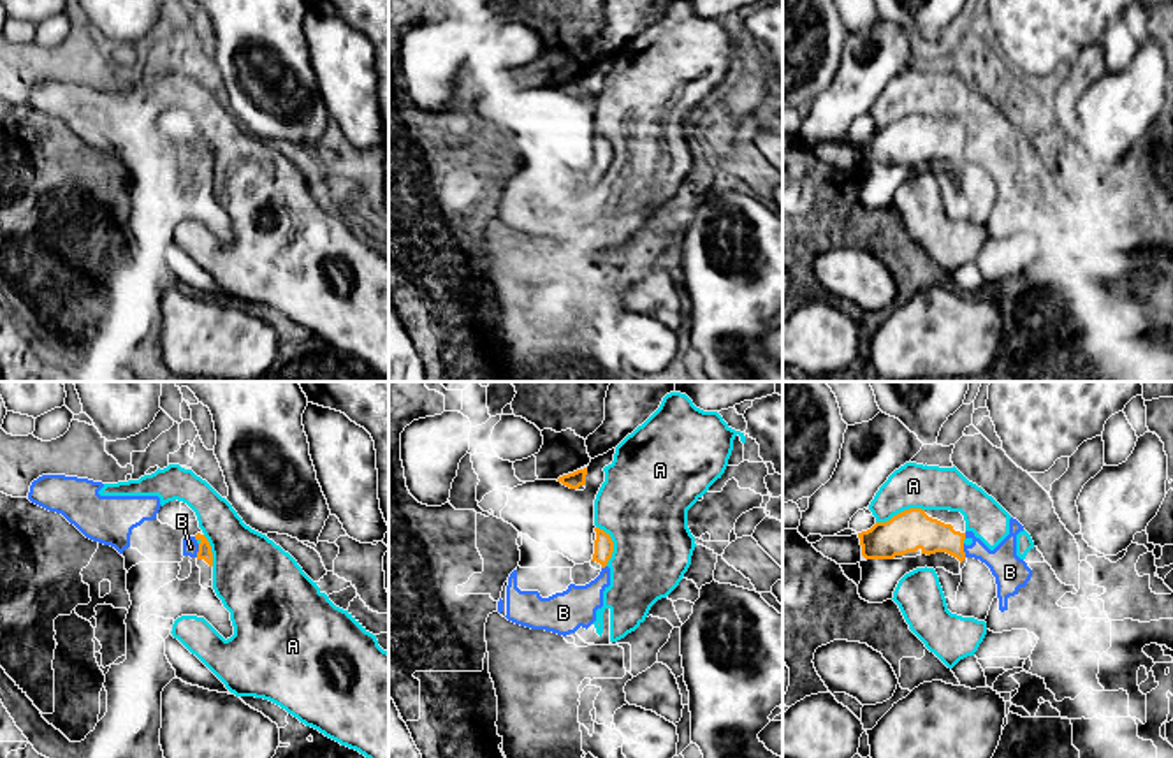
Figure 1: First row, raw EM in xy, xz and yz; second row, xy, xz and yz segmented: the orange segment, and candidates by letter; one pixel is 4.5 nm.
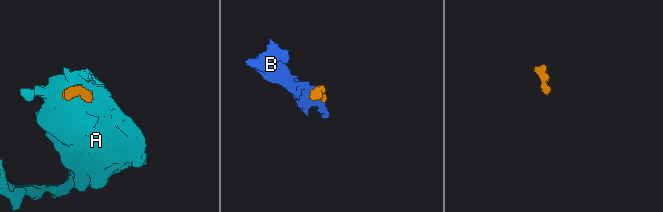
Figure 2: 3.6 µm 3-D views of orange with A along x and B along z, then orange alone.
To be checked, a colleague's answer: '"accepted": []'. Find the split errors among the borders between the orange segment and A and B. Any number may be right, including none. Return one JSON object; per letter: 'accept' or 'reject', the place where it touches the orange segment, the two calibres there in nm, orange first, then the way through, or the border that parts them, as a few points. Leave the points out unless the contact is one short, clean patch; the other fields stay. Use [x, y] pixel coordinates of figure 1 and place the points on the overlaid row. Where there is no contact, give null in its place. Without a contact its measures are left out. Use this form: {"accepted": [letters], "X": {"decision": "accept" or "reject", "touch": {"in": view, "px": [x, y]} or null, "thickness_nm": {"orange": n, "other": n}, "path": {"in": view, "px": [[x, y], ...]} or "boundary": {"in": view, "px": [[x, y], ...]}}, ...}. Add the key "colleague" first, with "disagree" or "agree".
{"colleague": "agree", "accepted": [], "A": {"decision": "reject", "touch": {"in": "yz", "px": [901, 512]}, "thickness_nm": {"orange": 190, "other": 200}}, "B": {"decision": "reject", "touch": {"in": "xy", "px": [199, 551]}, "thickness_nm": {"orange": 70, "other": 80}, "boundary": {"in": "xy", "px": [[199, 544], [196, 556]]}}}

